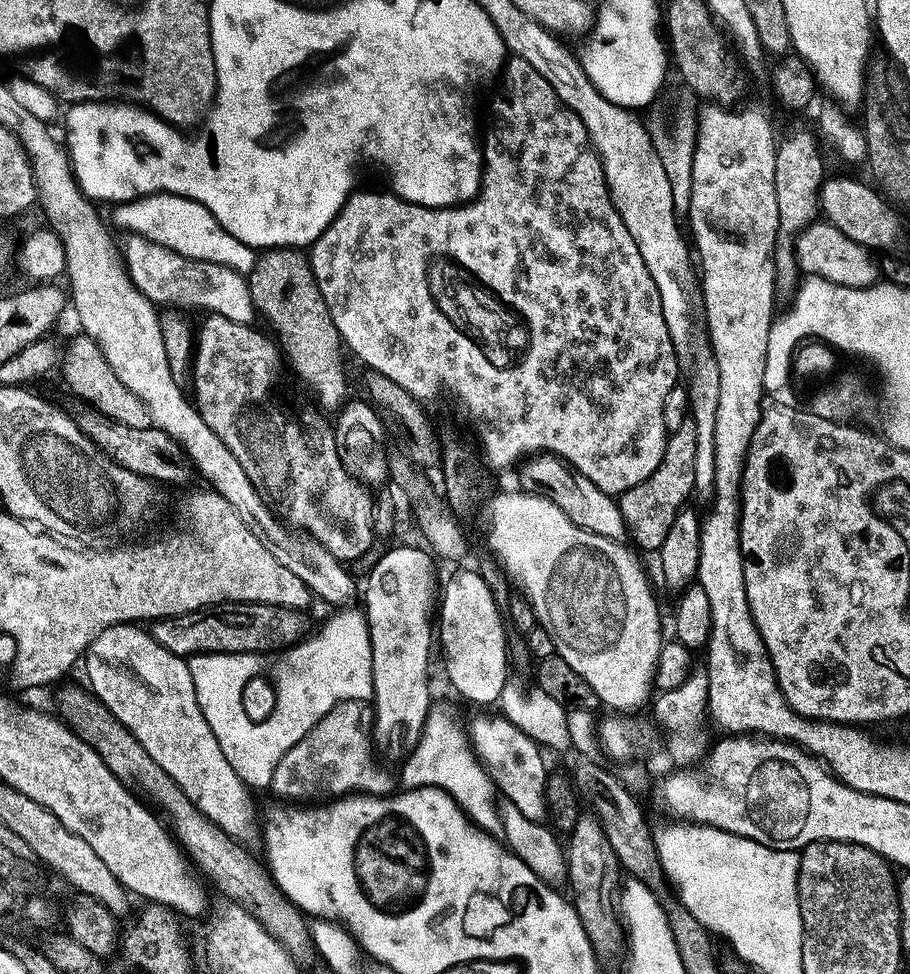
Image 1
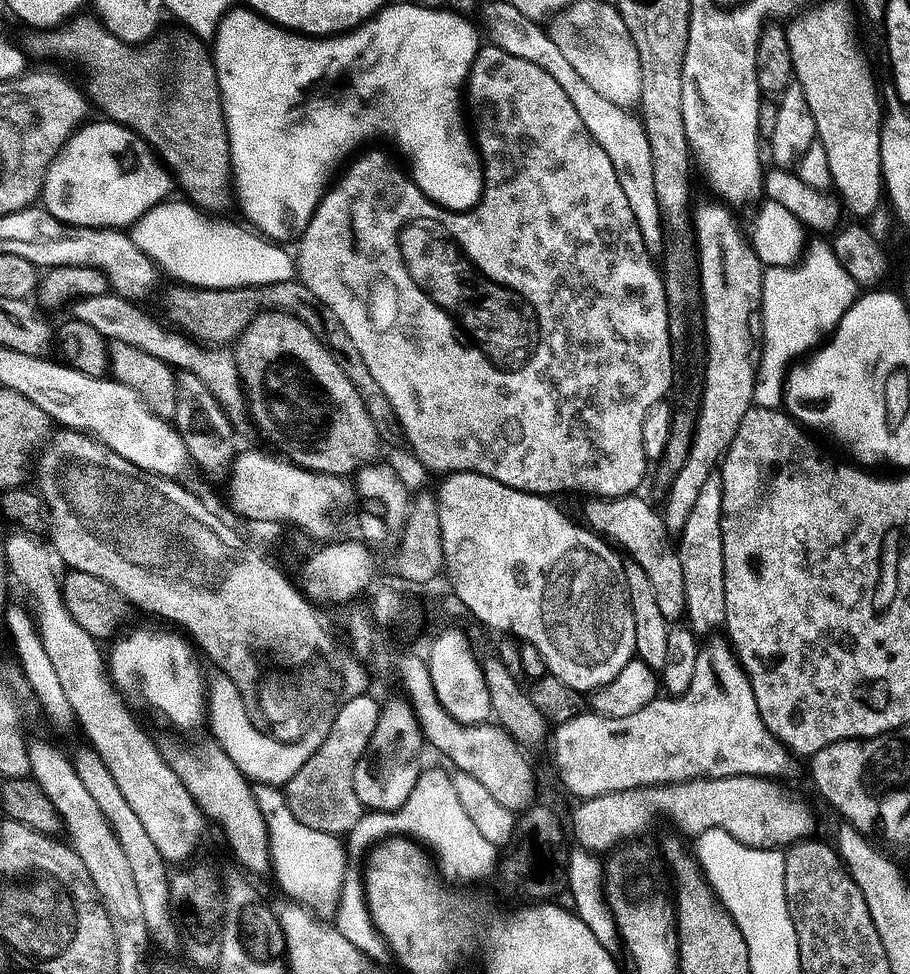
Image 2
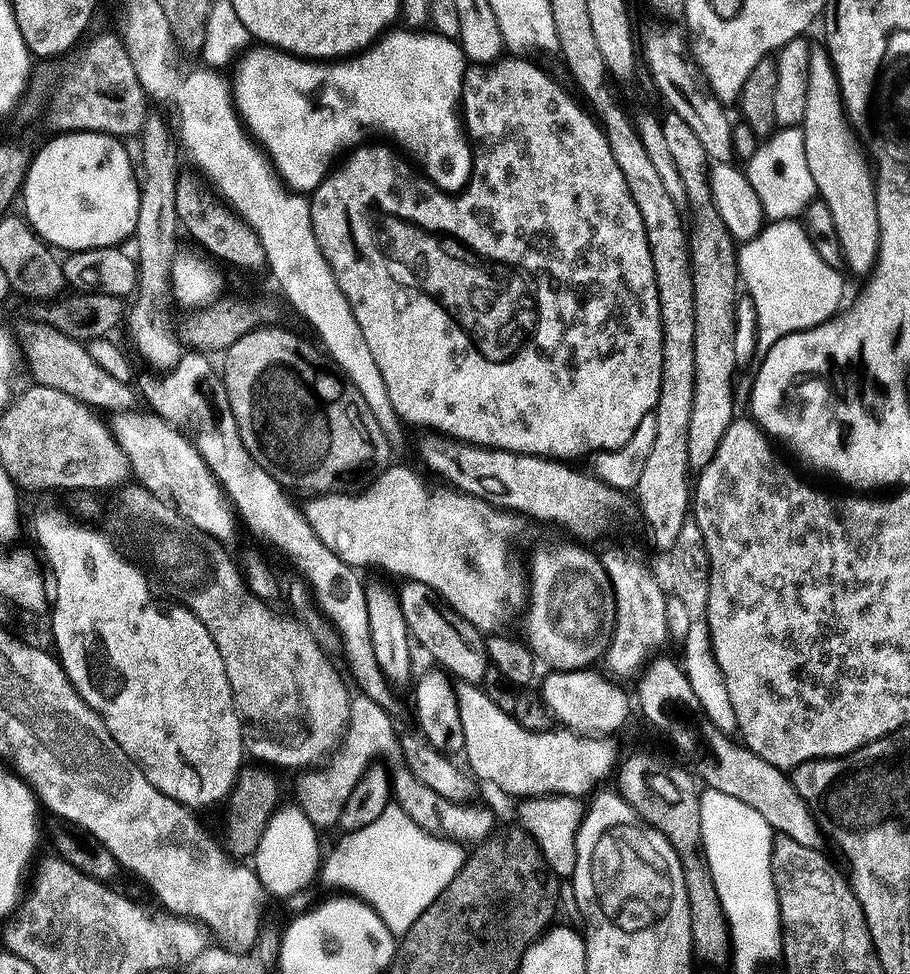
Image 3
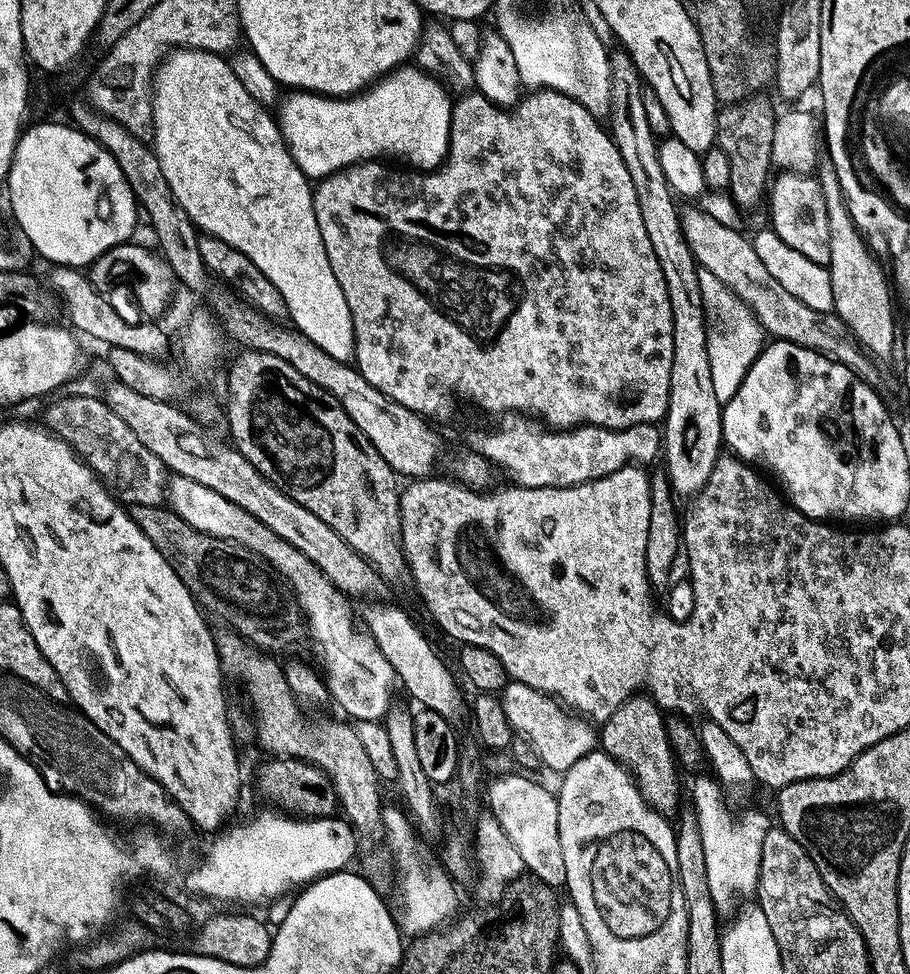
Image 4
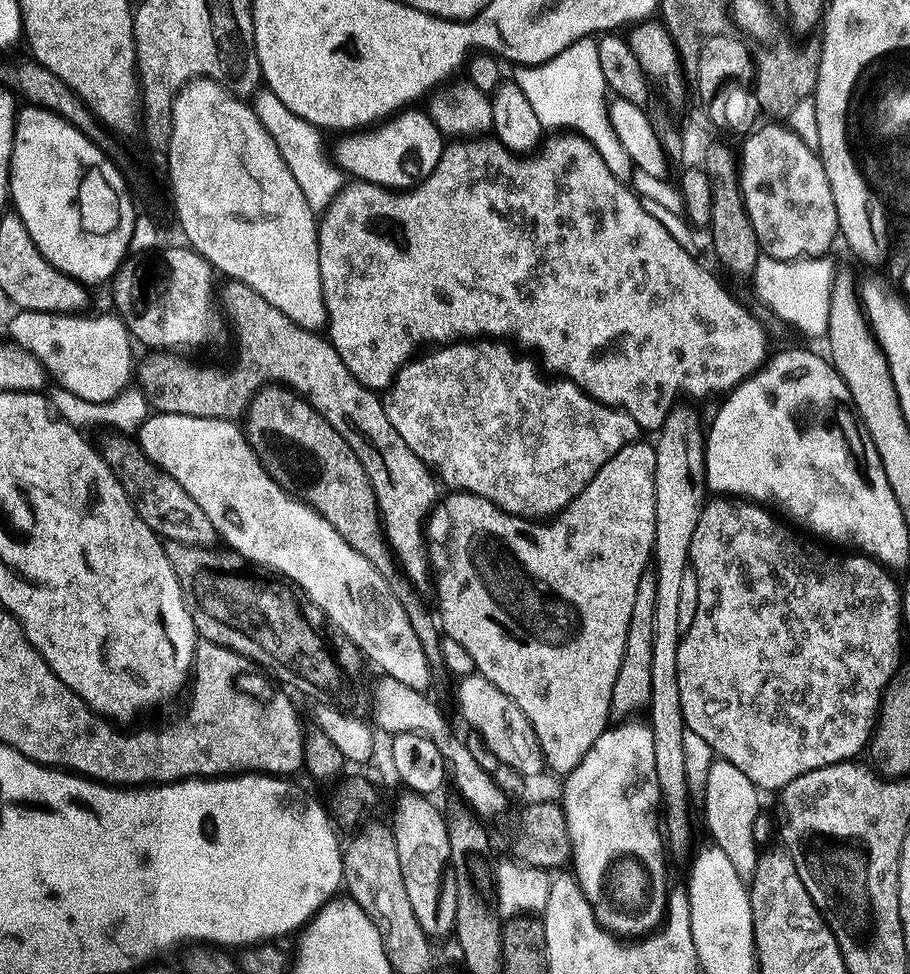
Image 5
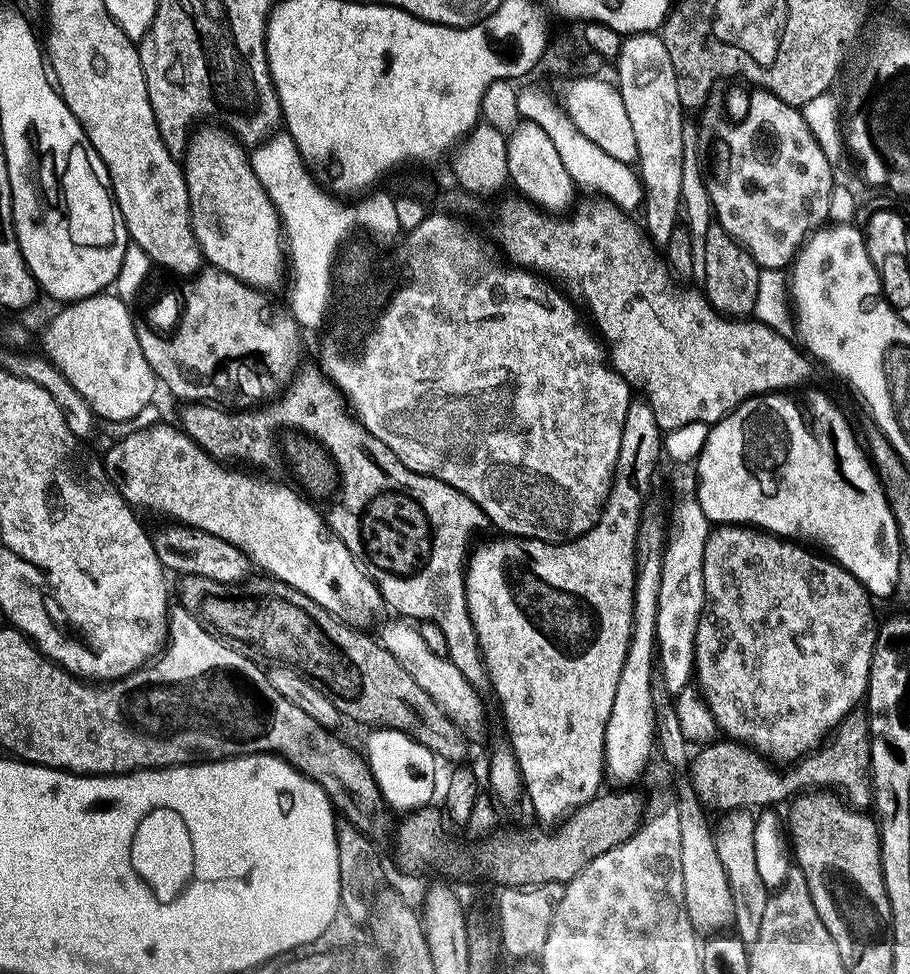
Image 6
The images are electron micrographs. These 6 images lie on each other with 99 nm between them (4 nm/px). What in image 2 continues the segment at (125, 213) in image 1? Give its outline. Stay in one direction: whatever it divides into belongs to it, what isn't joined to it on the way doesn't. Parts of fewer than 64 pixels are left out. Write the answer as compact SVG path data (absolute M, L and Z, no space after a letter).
M165 202L157 208L151 208L131 229L130 235L137 247L146 253L153 264L159 266L184 286L194 289L233 289L260 288L271 284L290 283L298 276L298 264L287 252L287 247L273 242L247 227L239 228L236 224L219 224L219 219L205 214L191 202L172 204Z

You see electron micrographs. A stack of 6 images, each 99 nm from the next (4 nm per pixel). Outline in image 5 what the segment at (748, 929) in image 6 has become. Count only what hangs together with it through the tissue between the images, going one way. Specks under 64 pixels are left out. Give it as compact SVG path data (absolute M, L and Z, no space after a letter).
M717 759L709 770L708 783L704 792L704 816L708 819L708 832L714 844L726 852L738 874L745 881L751 881L756 875L756 867L761 858L758 843L754 834L754 826L762 814L760 808L761 789L757 788L738 766L729 760Z

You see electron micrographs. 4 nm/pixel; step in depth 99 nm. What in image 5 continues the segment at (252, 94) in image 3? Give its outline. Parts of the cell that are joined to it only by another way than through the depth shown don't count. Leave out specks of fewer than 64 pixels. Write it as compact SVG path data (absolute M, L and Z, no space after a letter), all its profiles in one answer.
M416 110L397 114L371 130L353 132L337 139L340 141L336 144L336 156L334 152L336 167L353 181L393 190L411 190L429 180L444 157L446 137L427 111L412 111Z

